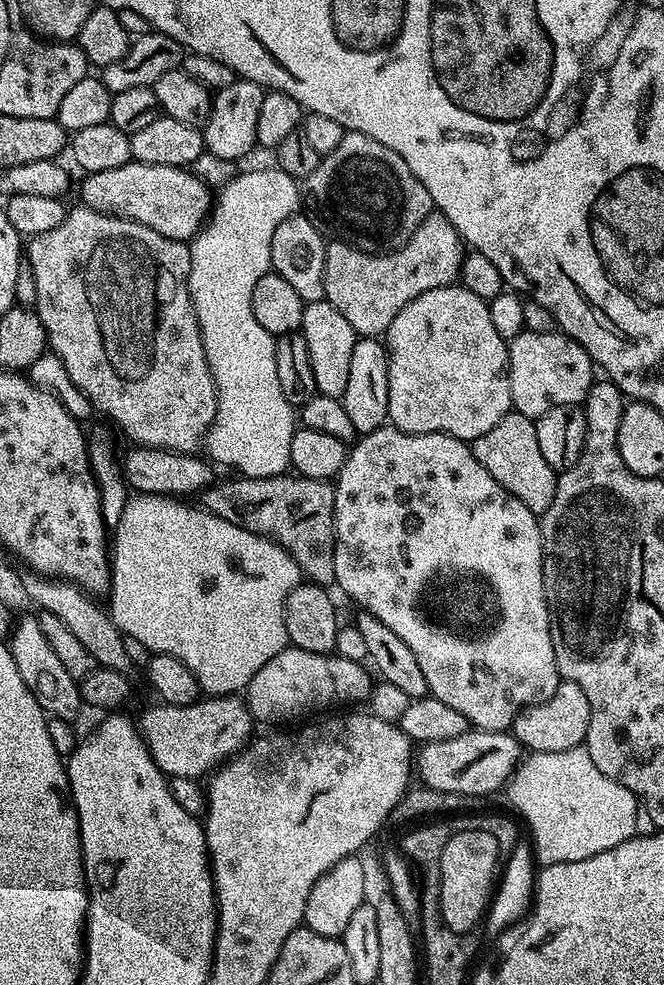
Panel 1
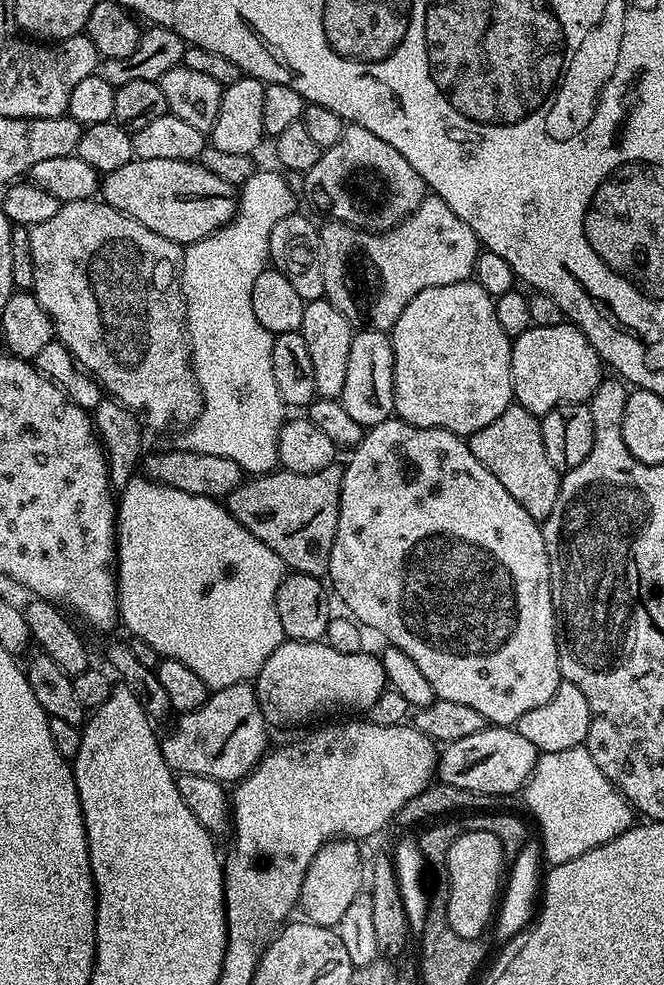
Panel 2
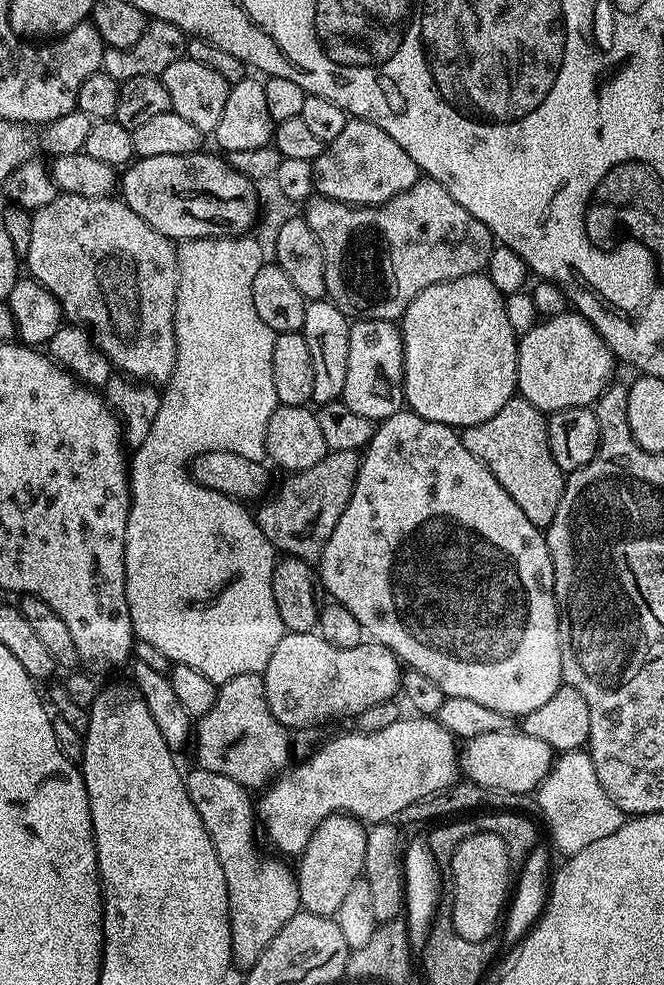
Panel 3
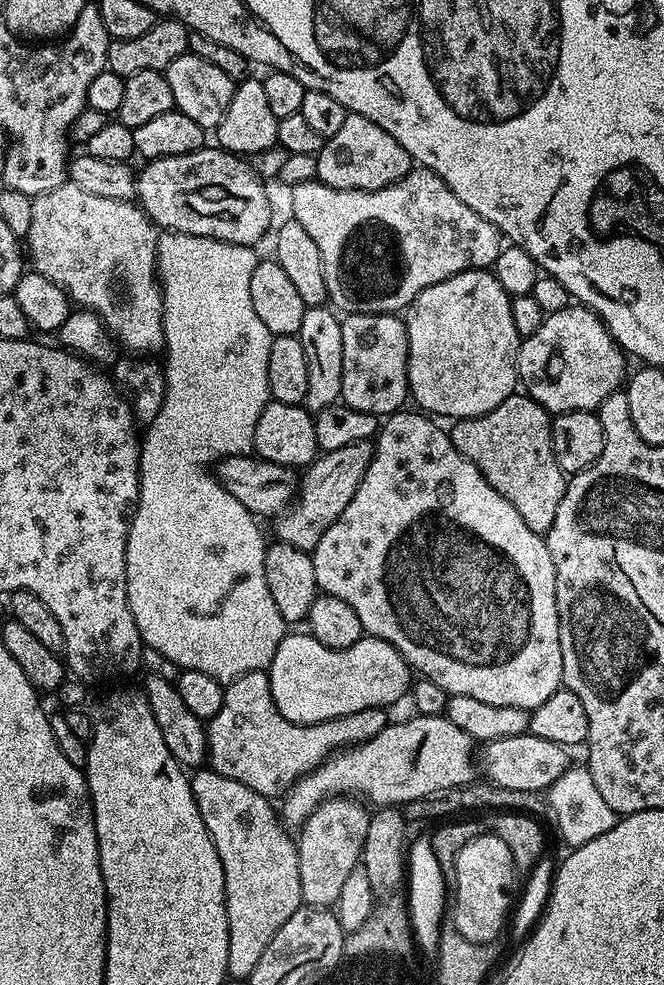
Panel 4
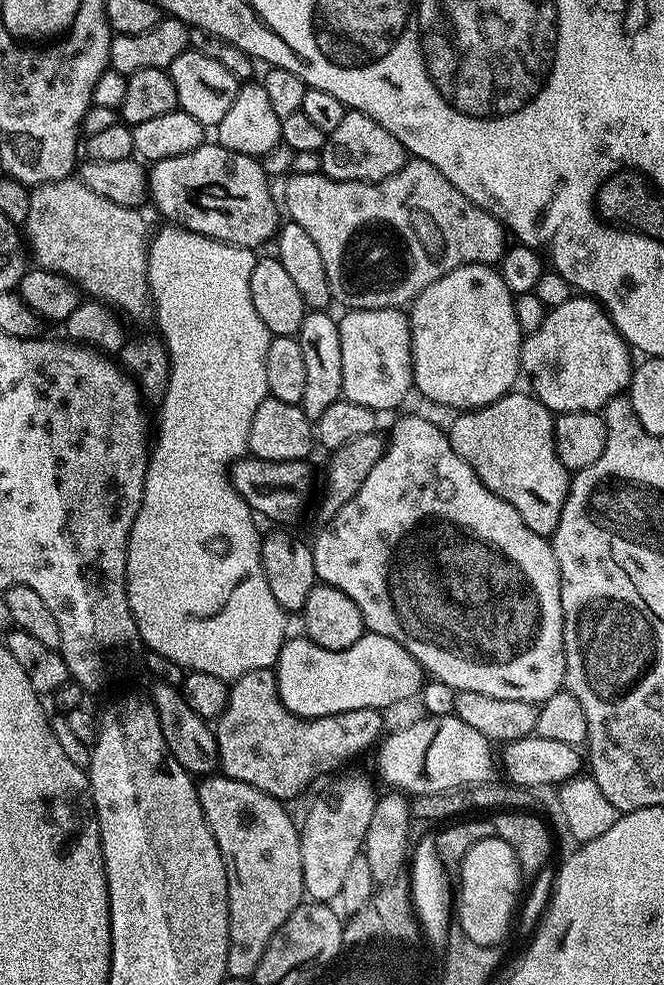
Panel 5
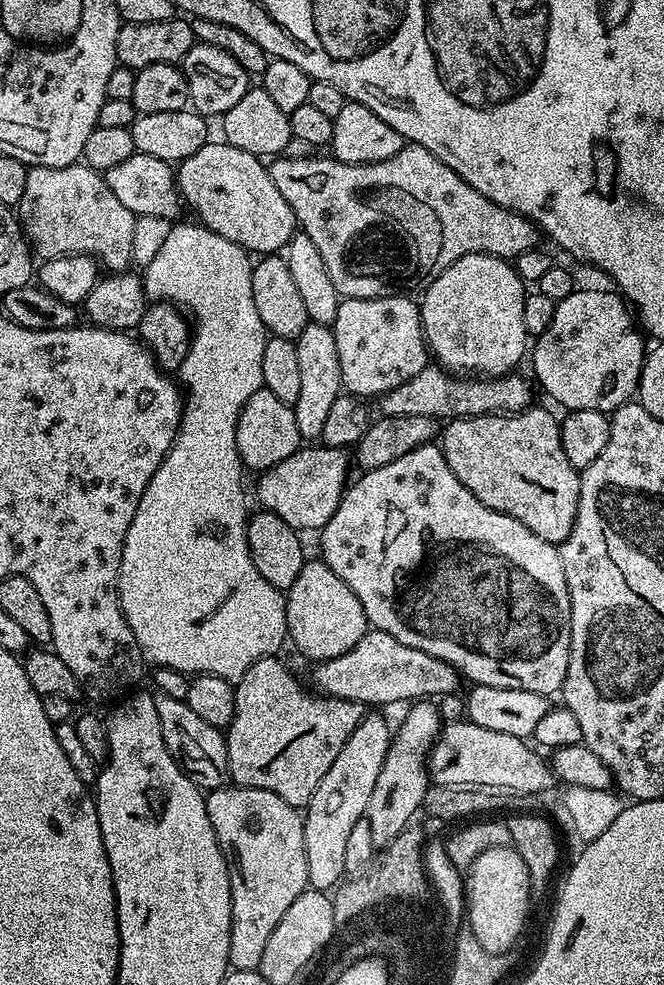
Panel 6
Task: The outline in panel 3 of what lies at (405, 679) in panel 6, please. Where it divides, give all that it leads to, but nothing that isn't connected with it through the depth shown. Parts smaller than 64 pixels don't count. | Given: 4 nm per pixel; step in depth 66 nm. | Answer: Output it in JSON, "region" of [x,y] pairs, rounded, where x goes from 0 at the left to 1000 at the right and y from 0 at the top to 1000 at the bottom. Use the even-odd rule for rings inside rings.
{"region":[[[429,641],[425,652],[413,656],[413,664],[407,664],[407,672],[395,685],[407,725],[413,725],[416,732],[429,739],[444,741],[464,739],[468,735],[488,735],[505,727],[535,729],[545,721],[592,710],[602,703],[605,675],[586,658],[565,652],[545,652],[532,658],[505,658],[474,641]]]}

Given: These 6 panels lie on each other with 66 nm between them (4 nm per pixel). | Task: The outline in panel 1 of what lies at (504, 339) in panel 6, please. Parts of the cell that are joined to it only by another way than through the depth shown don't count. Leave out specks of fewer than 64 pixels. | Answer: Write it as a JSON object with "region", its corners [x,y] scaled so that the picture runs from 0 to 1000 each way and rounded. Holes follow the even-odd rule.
{"region":[[[697,290],[642,294],[642,298],[630,298],[630,303],[623,303],[623,307],[605,311],[599,323],[593,323],[593,327],[587,327],[584,332],[581,352],[584,354],[584,426],[589,434],[602,435],[608,439],[622,439],[623,441],[664,439],[673,443],[709,449],[718,447],[726,441],[732,441],[732,437],[744,437],[744,432],[750,432],[755,424],[773,417],[764,375],[765,349],[750,339],[750,335],[744,335],[744,326],[738,323],[735,306],[720,303],[720,298],[702,294]]]}

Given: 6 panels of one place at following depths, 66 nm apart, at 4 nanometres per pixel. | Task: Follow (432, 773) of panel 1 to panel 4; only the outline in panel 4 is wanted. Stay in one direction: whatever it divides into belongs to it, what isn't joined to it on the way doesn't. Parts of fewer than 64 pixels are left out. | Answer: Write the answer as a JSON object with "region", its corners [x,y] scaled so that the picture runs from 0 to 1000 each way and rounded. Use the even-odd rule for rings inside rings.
{"region":[[[800,745],[770,747],[755,751],[736,751],[727,756],[729,764],[721,764],[720,776],[730,784],[733,795],[747,796],[762,802],[798,802],[818,805],[828,797],[846,790],[846,786],[858,779],[857,760],[846,758],[840,753],[822,753],[822,749],[810,749]]]}

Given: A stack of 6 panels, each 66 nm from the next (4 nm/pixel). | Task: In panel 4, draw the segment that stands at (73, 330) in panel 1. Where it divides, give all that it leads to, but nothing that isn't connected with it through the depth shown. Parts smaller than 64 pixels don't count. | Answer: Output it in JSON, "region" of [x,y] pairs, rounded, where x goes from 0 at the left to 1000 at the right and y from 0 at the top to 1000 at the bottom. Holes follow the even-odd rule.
{"region":[[[98,185],[89,187],[84,191],[77,191],[72,195],[62,195],[59,199],[50,202],[45,234],[39,241],[39,256],[45,261],[47,271],[53,275],[63,277],[69,282],[75,282],[83,288],[90,289],[102,297],[102,304],[108,306],[110,310],[136,317],[143,317],[155,325],[157,330],[169,338],[176,350],[182,354],[194,353],[199,357],[211,357],[205,359],[235,359],[229,357],[236,356],[239,358],[247,352],[247,297],[235,274],[236,243],[238,232],[235,228],[223,222],[215,211],[203,206],[167,203],[166,201],[148,201],[148,197],[134,197],[133,194],[123,193],[123,189]]]}

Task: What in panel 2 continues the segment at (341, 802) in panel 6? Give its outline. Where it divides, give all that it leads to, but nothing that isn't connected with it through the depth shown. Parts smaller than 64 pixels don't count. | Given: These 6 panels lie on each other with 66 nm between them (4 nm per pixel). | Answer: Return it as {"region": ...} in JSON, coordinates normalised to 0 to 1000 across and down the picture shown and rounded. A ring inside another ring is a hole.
{"region":[[[508,851],[494,854],[473,867],[467,879],[461,883],[461,891],[455,895],[452,905],[452,917],[449,919],[456,933],[465,934],[468,938],[506,942],[515,928],[526,923],[533,914],[551,897],[551,877],[542,870],[542,861],[535,852]]]}

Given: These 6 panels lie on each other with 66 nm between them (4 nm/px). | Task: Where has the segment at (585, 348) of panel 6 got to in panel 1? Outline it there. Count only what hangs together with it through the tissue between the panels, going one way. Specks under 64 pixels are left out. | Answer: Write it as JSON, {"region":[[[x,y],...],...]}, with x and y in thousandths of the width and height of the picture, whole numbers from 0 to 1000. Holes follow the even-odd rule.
{"region":[[[842,335],[828,339],[783,337],[765,349],[764,375],[773,415],[803,424],[822,420],[834,412],[878,411],[895,389],[892,364],[877,350]]]}

